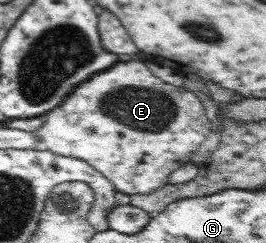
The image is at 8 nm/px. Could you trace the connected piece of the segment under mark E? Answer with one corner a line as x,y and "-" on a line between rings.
118,61
113,67
94,74
87,81
80,83
74,88
72,93
67,95
65,101
59,107
46,113
44,119
44,124
40,125
37,131
34,132
38,148
50,151
56,155
84,160
86,163
90,164
95,171
104,175
105,179
108,179
114,184
116,192
126,193
126,195
130,196
136,194
151,194
165,187
168,184
170,175
172,175
174,171
179,170
184,164
192,162
192,155
194,155
195,151
198,151
200,144
204,143
206,136
211,133
210,121
208,121
205,108
199,101
199,98
189,90
186,90
184,86
180,88
174,87
156,78
150,72
150,69
146,67
146,61

